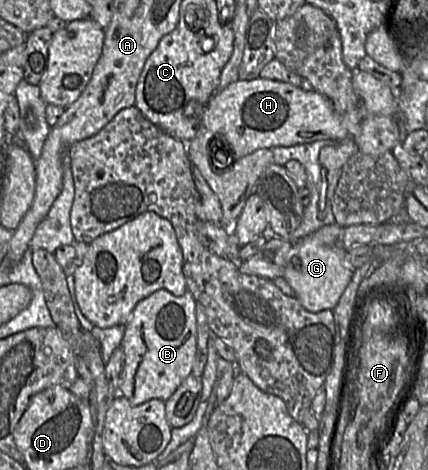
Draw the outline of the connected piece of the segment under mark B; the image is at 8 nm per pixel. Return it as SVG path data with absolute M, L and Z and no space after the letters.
M161 289L135 306L121 342L124 352L124 367L118 387L118 394L125 397L133 406L152 399L166 401L191 374L197 346L196 301L186 290L183 296L176 297Z

